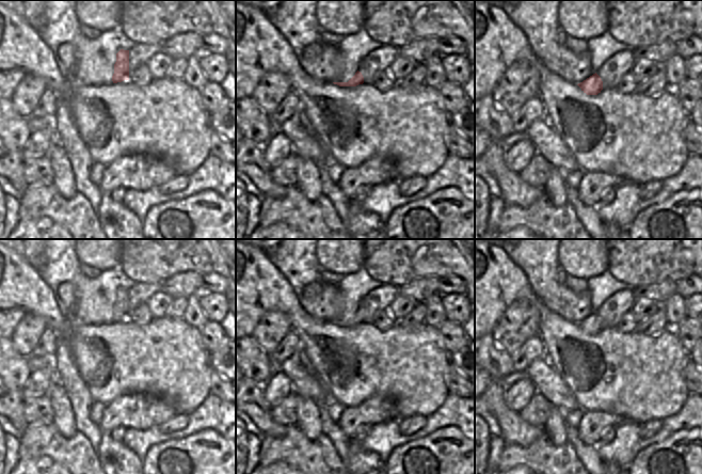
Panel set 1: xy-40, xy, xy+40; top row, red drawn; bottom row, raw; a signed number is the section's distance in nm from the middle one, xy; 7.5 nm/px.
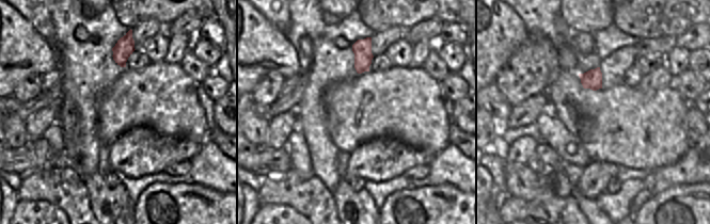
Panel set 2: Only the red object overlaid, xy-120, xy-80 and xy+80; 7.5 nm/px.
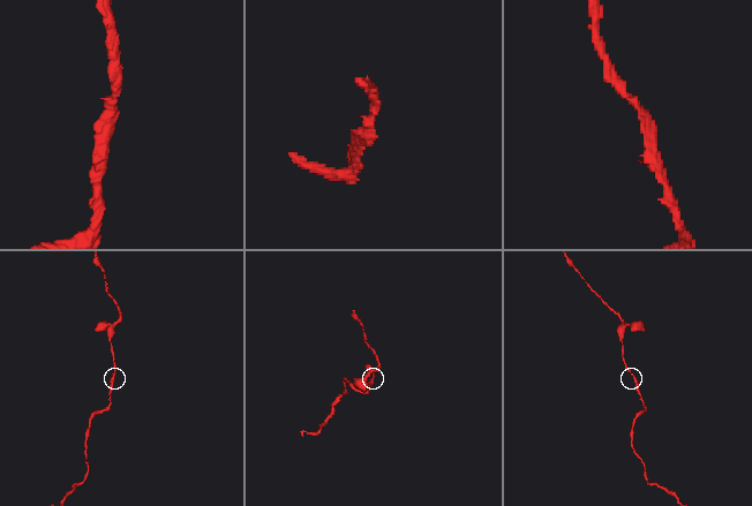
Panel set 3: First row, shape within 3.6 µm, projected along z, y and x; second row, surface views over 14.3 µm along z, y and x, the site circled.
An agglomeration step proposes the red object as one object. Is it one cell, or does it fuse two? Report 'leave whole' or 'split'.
leave whole

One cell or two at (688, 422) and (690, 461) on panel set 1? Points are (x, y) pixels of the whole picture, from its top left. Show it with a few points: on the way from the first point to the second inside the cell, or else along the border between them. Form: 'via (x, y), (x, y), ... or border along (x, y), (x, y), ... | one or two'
border along (690, 428), (676, 430), (665, 439) | two

